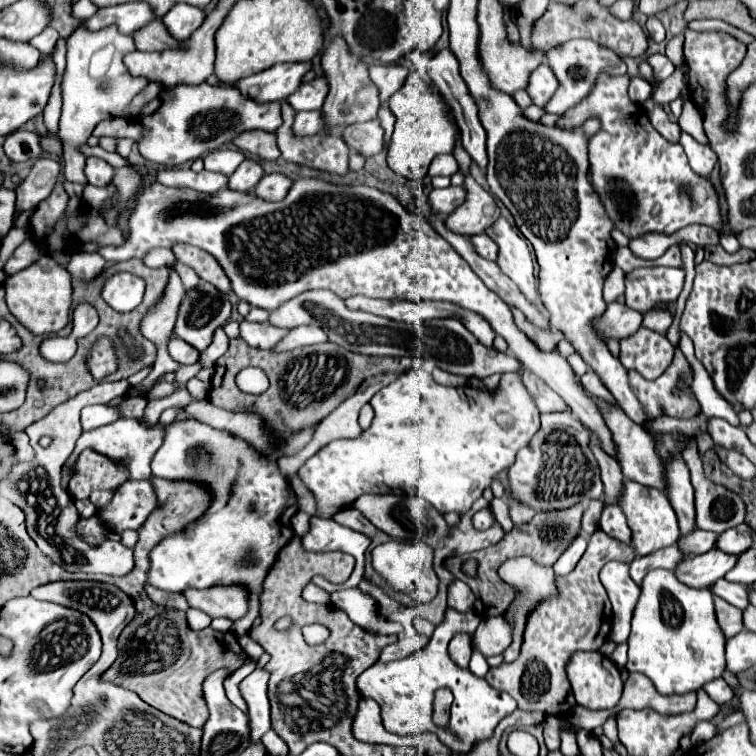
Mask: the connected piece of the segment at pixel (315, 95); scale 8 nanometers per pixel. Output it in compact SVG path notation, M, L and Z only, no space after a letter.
M319 76L311 82L303 82L299 86L299 92L291 94L287 98L287 102L297 110L321 110L323 108L323 102L327 98L327 92L329 92L329 80L325 76Z

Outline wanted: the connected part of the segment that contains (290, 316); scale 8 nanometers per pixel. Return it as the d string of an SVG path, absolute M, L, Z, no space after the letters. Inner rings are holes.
M309 290L287 304L281 304L277 310L269 314L269 322L279 328L297 328L301 324L313 324L327 332L329 340L349 352L365 354L365 356L415 356L421 360L433 360L437 368L447 370L451 374L463 374L467 378L475 376L479 380L499 372L519 372L521 362L509 354L499 352L495 348L483 346L457 318L435 318L423 324L405 324L389 318L381 318L367 312L351 312L345 308L343 300L329 290Z

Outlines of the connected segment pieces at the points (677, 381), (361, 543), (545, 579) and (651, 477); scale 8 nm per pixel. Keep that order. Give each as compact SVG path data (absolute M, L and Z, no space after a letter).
M675 348L675 356L671 366L655 380L655 382L647 382L643 380L643 376L639 376L639 372L629 372L629 386L633 388L635 396L639 398L643 412L649 418L659 418L659 416L673 416L673 418L695 418L701 412L701 406L691 390L691 382L693 382L693 370L689 360L683 356L683 352L679 348Z
M311 518L311 530L303 536L303 548L311 552L347 552L355 556L357 566L351 574L351 578L345 584L331 584L325 578L313 578L311 582L327 592L343 590L343 588L355 588L365 574L365 550L369 548L369 538L361 532L355 532L351 528L345 528L337 524L335 520L323 520L323 518Z
M523 556L523 558L513 558L513 560L503 562L503 564L501 564L501 570L499 570L499 576L501 576L505 582L513 584L513 588L517 590L517 594L505 614L505 618L513 626L513 644L511 644L511 648L507 648L507 652L503 654L503 656L505 656L505 662L515 662L521 651L523 634L525 634L525 625L527 618L529 618L529 613L536 607L540 600L557 594L557 582L555 582L555 572L553 572L553 568L543 568L543 566L539 566L539 564L533 564L533 560L531 560L531 558L525 558L525 556Z
M593 398L599 408L603 408L603 418L607 420L607 426L611 428L611 434L615 436L615 446L619 448L619 466L623 468L623 474L625 478L629 480L635 480L643 486L649 486L649 488L657 488L661 492L667 492L667 480L665 480L665 472L663 472L663 462L659 460L659 456L655 456L655 450L653 450L653 436L639 424L631 422L627 418L627 414L617 408L617 406L609 406L597 398Z

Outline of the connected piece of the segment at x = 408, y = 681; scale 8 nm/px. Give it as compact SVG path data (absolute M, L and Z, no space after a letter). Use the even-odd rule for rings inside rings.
M447 610L447 616L443 624L439 624L429 640L429 644L411 656L395 662L375 662L369 666L359 678L357 678L357 688L365 698L373 698L381 706L381 718L383 726L399 736L407 734L423 734L423 732L435 732L443 744L447 744L451 750L459 752L469 752L471 746L477 740L489 738L495 730L495 726L515 712L517 704L515 700L501 690L491 688L485 678L477 678L471 674L471 670L457 666L449 652L447 646L453 638L455 632L469 632L479 626L479 616L475 612L457 612L457 610ZM437 688L449 688L455 696L453 706L451 706L451 716L445 728L437 726L431 720L433 712L433 694Z

